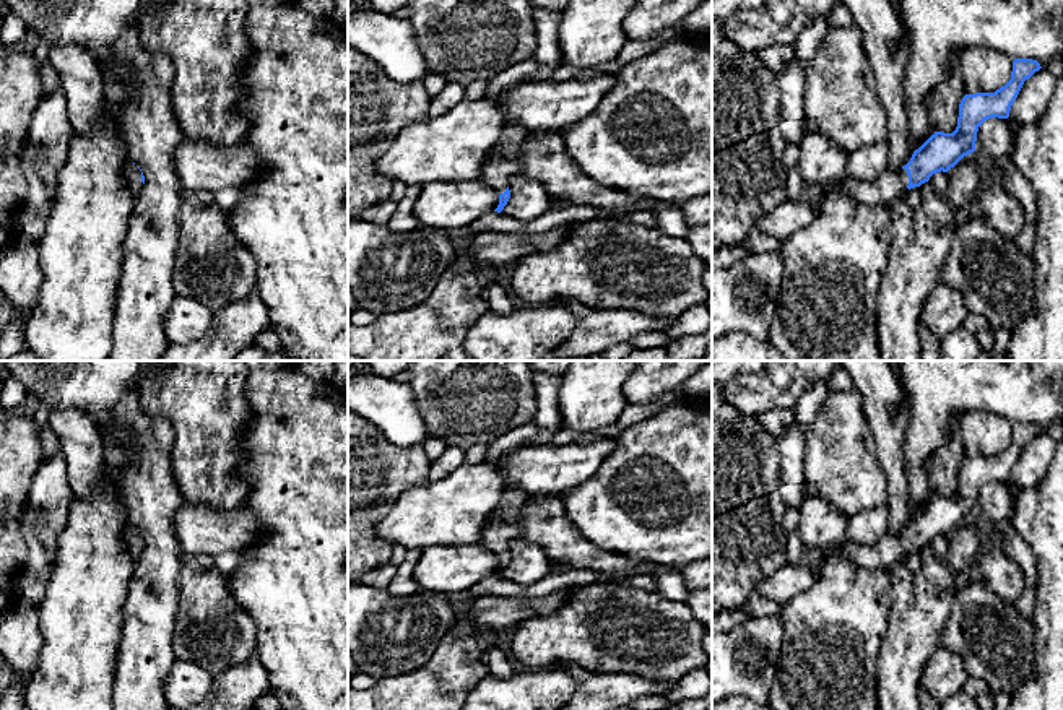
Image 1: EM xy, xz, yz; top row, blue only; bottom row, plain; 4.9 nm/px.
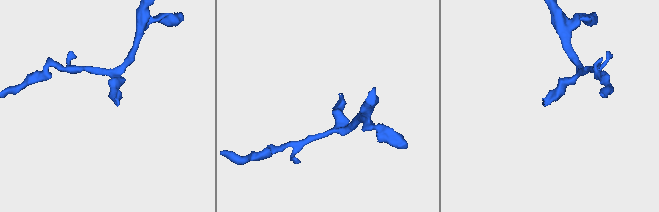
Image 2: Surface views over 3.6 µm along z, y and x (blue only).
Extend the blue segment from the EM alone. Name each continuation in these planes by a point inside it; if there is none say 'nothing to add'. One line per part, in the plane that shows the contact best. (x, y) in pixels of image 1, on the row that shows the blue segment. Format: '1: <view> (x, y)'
1: yz (891, 184)

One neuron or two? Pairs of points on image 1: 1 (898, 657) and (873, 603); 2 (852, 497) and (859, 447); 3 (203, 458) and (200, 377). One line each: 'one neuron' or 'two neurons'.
1: two neurons
2: one neuron
3: one neuron

